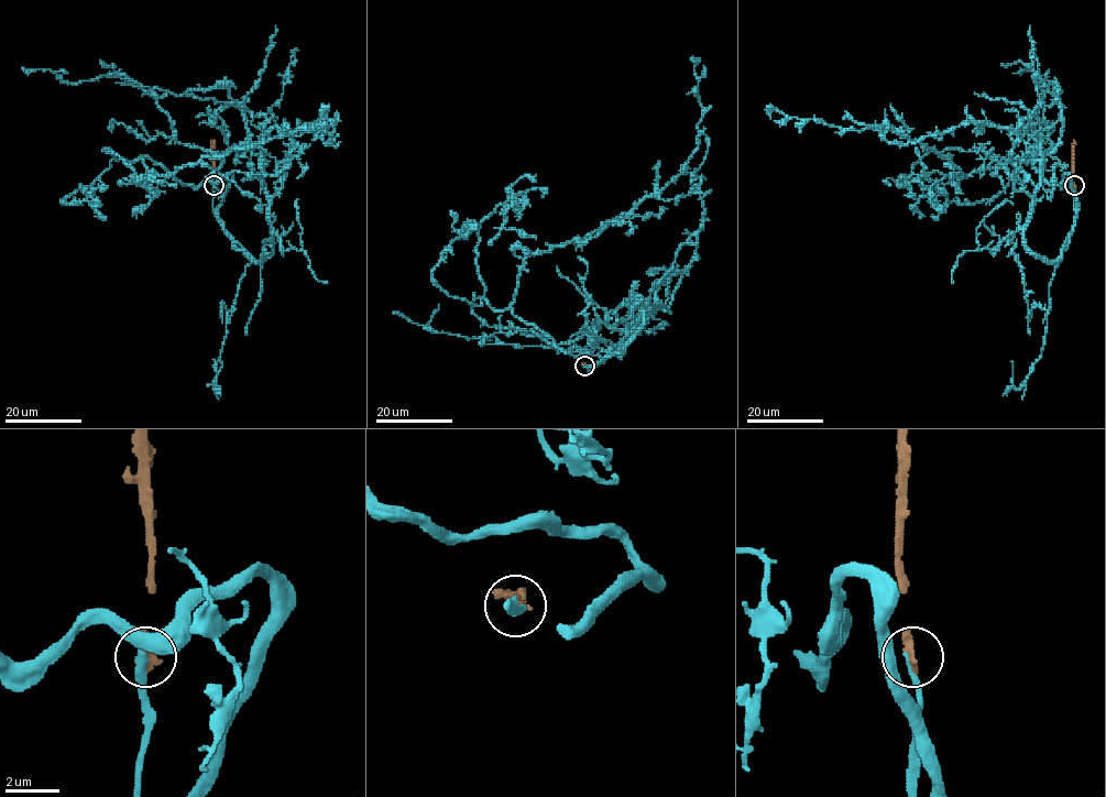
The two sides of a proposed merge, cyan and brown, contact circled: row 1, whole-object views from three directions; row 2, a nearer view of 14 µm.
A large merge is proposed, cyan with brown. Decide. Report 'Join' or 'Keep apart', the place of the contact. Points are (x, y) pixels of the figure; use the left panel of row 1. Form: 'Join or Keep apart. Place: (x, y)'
Join. Place: (214, 185)

